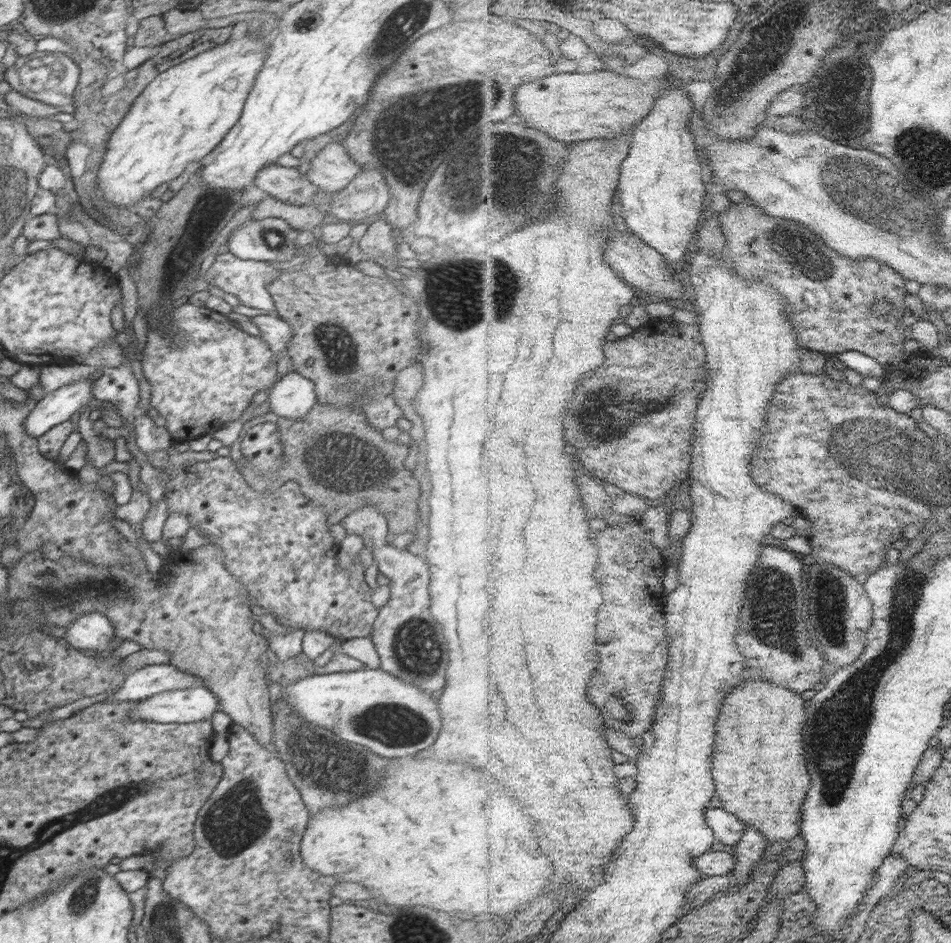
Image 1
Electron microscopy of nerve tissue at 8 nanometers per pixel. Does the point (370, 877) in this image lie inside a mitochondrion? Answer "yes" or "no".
no

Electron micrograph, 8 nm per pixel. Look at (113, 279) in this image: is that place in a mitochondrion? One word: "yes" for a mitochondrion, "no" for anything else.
no

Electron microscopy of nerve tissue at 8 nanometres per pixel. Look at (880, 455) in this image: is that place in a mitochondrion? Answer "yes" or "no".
yes

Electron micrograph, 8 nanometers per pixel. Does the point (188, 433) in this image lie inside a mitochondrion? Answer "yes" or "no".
no

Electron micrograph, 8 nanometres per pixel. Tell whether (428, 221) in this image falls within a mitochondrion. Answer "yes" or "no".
no

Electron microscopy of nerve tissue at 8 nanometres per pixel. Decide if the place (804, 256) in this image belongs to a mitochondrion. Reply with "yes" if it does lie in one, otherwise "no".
yes

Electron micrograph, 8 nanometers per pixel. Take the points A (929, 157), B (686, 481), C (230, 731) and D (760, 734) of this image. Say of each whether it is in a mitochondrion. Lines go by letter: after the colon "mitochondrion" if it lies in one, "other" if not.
A: mitochondrion
B: other
C: other
D: other

